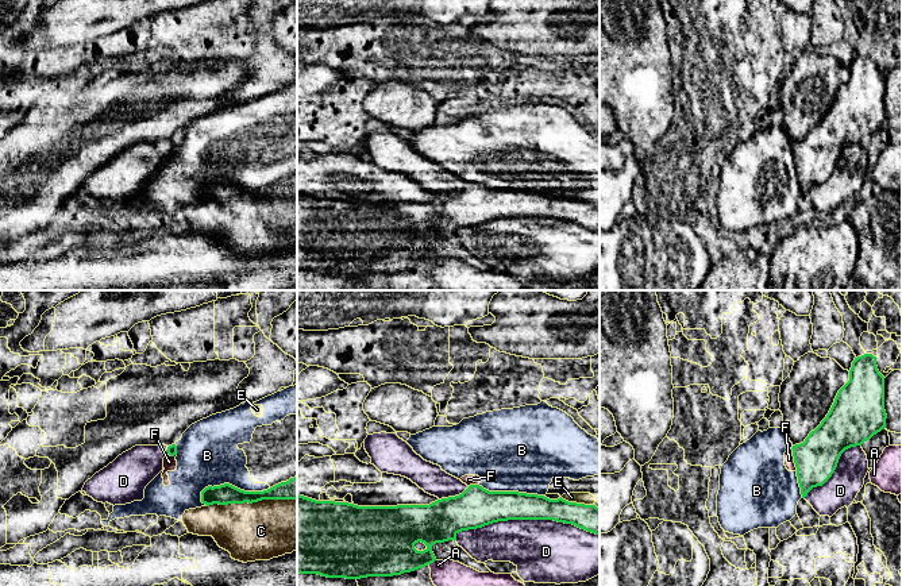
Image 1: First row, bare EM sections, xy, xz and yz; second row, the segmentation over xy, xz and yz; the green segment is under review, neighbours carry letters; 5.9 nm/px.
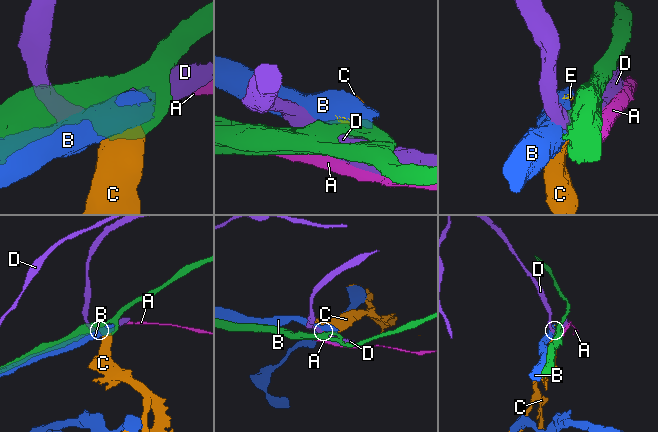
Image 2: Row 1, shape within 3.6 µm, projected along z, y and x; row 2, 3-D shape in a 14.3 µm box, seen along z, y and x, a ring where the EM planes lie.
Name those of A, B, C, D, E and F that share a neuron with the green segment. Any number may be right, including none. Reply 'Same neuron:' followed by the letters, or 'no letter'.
Same neuron: C

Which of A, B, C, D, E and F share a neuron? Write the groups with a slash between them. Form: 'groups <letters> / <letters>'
groups A / B E F / C / D

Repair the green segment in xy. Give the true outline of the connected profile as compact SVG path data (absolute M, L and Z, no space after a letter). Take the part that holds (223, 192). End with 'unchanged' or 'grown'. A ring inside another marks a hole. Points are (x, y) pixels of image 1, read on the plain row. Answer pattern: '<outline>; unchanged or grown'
M297 174L263 189L244 189L230 181L208 184L201 200L201 205L185 208L184 223L189 231L212 234L235 258L270 258L297 247Z; grown

